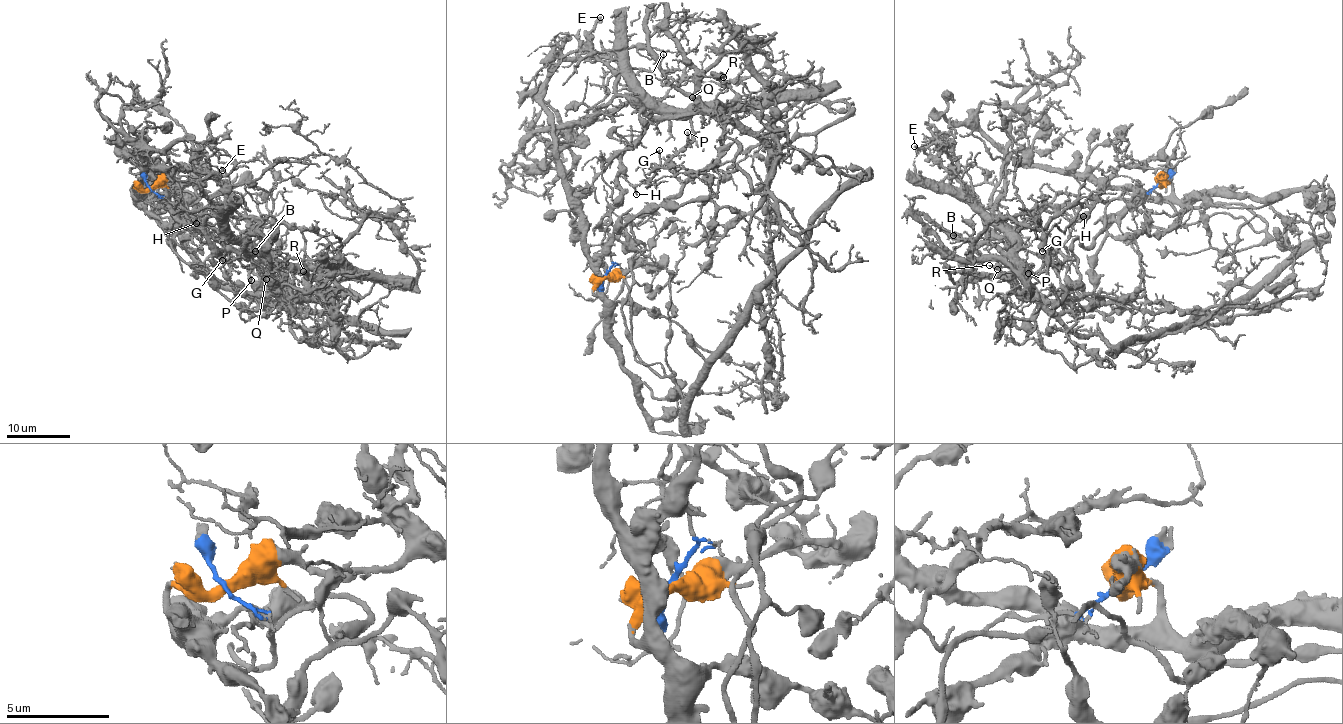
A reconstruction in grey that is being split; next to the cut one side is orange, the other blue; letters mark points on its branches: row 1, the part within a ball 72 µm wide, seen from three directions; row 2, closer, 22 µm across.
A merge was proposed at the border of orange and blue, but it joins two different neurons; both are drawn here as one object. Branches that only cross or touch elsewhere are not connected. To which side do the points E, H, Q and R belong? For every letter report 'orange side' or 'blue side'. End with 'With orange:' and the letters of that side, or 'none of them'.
E: blue side
H: blue side
Q: blue side
R: blue side
With orange: none of them

